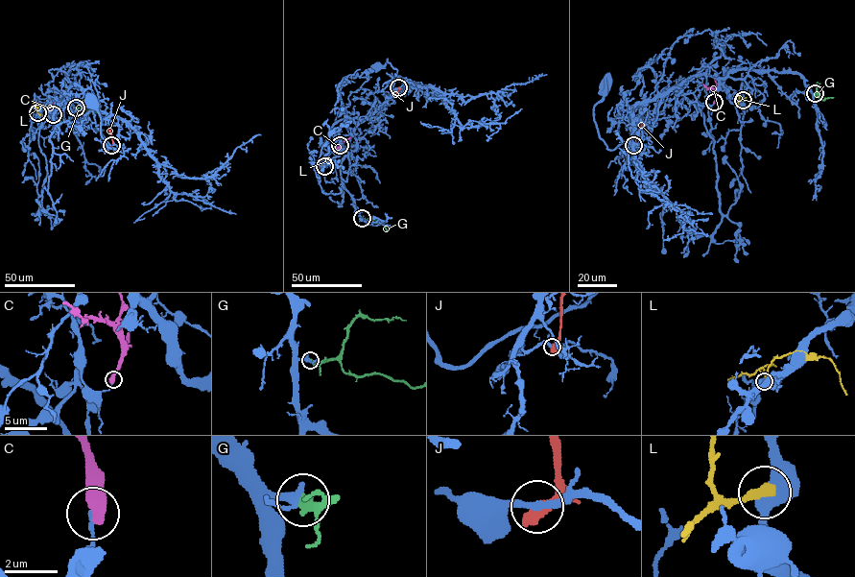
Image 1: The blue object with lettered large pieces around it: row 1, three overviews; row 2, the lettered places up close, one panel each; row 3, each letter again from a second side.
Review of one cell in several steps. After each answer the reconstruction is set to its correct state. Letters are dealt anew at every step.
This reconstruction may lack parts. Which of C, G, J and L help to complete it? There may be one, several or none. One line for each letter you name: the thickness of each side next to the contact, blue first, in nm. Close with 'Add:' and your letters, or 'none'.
G: calibres 240 and 360 nm
Add: G

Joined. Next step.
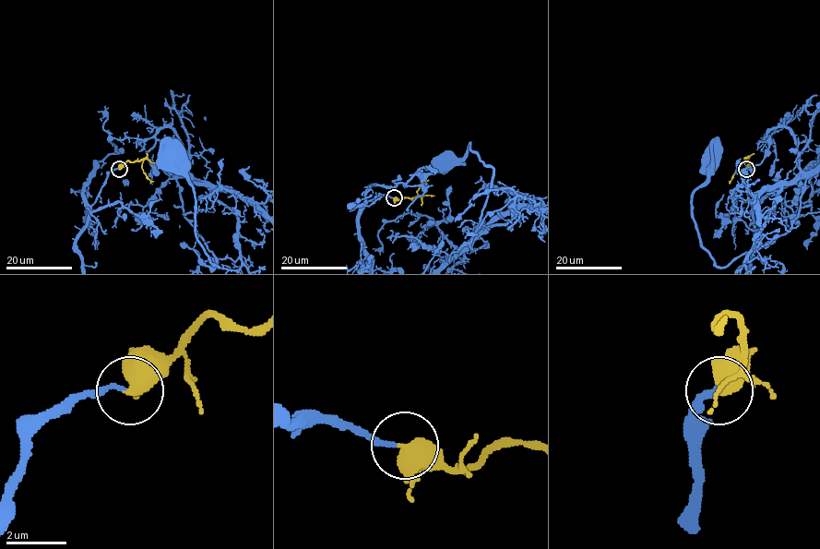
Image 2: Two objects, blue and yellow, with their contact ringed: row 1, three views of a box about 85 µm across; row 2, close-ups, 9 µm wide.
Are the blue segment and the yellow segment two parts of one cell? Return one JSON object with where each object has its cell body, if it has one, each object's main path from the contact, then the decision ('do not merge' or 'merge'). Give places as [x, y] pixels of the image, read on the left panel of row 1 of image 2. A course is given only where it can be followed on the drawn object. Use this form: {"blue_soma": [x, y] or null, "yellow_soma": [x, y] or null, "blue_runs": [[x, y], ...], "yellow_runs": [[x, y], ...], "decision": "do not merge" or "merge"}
{"blue_soma": [171, 162], "yellow_soma": null, "blue_runs": [[118, 169], [90, 206], [100, 159], [153, 161], [218, 267], [171, 163]], "yellow_runs": [[119, 169], [127, 161], [141, 160], [143, 172], [153, 181]], "decision": "merge"}

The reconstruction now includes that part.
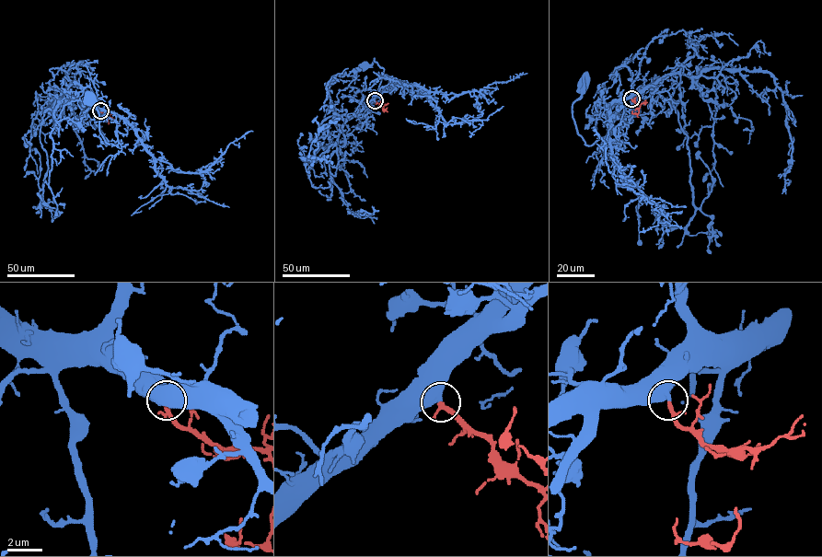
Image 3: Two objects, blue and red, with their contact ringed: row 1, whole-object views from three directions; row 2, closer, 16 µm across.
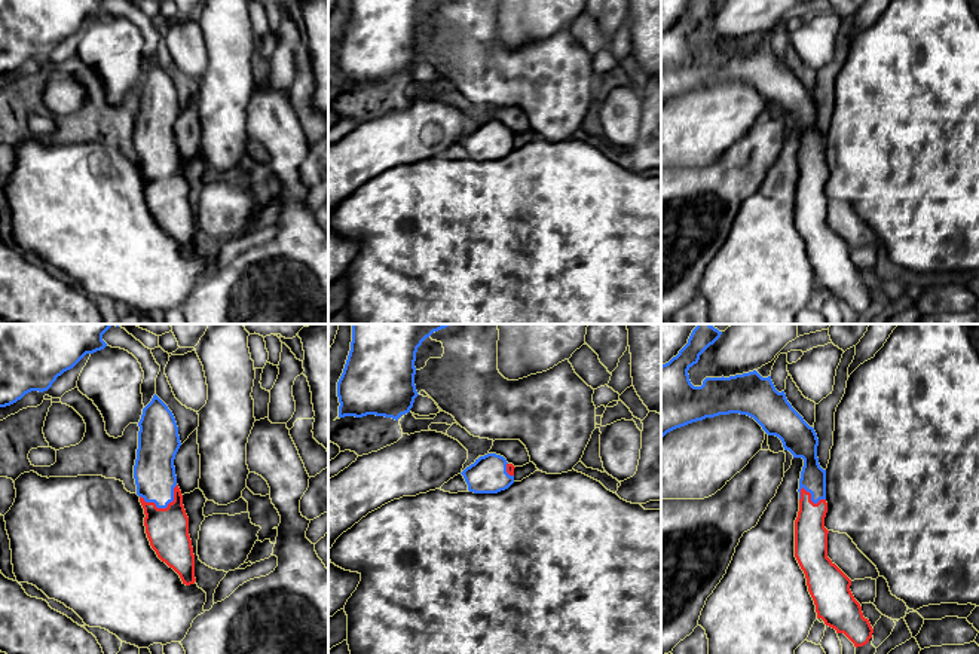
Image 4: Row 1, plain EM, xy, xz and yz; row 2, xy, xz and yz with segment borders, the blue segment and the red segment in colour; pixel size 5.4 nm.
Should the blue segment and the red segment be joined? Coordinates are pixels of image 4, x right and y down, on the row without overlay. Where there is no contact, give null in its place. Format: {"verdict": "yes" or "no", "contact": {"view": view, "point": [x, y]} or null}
{"verdict": "yes", "contact": {"view": "xy", "point": [164, 174]}}

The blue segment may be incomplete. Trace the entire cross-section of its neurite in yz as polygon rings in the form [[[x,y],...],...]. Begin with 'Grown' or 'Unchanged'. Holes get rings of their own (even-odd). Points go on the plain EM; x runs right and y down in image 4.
Grown. [[[691,0],[688,10],[669,30],[661,33],[661,106],[680,94],[715,85],[740,80],[753,85],[768,103],[781,107],[784,117],[793,125],[802,125],[799,146],[799,178],[795,187],[795,224],[805,241],[808,259],[814,268],[817,285],[826,293],[844,300],[854,314],[863,314],[872,305],[874,296],[863,284],[860,271],[854,266],[851,247],[827,224],[827,201],[824,184],[826,137],[819,131],[819,106],[813,94],[787,68],[784,58],[778,59],[771,43],[762,45],[756,37],[729,45],[706,45],[701,54],[694,54],[688,37],[698,30],[700,22],[713,12],[722,0]]]

